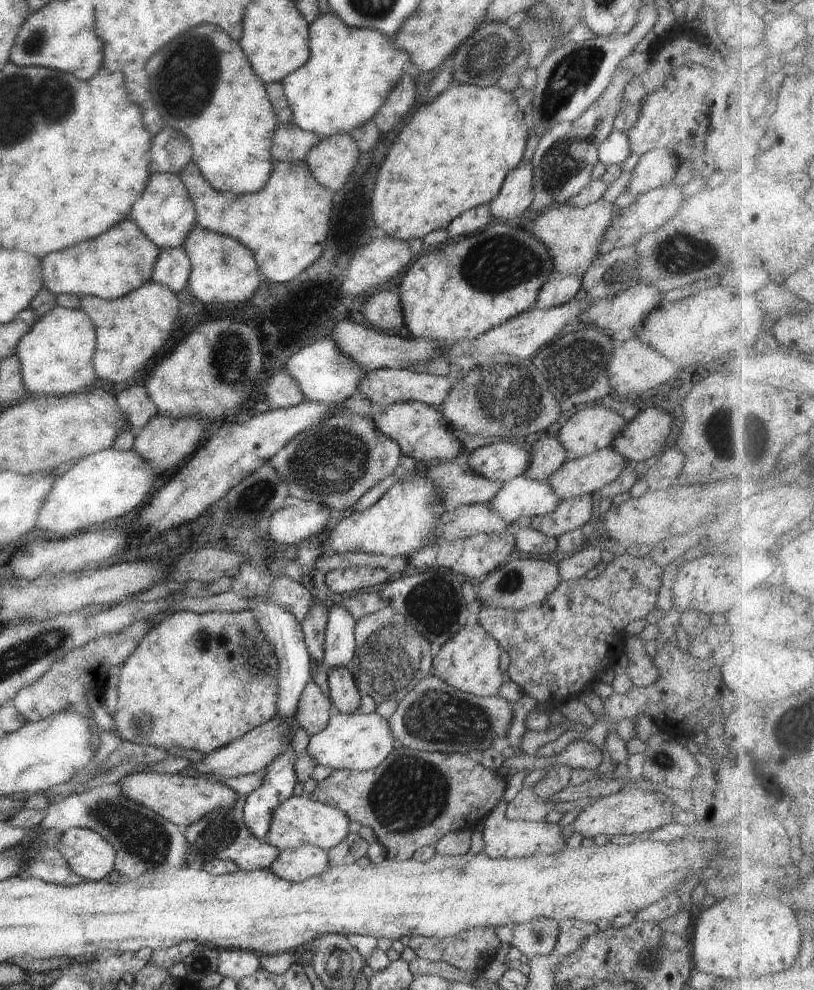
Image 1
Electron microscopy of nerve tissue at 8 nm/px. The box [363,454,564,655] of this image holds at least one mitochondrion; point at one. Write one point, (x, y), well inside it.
(433, 605)

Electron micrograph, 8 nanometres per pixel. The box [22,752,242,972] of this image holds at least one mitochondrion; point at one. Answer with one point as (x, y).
(146, 838)

